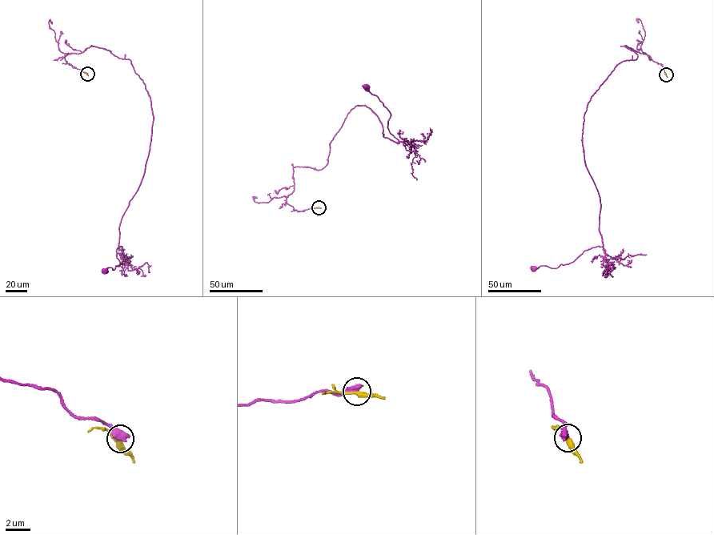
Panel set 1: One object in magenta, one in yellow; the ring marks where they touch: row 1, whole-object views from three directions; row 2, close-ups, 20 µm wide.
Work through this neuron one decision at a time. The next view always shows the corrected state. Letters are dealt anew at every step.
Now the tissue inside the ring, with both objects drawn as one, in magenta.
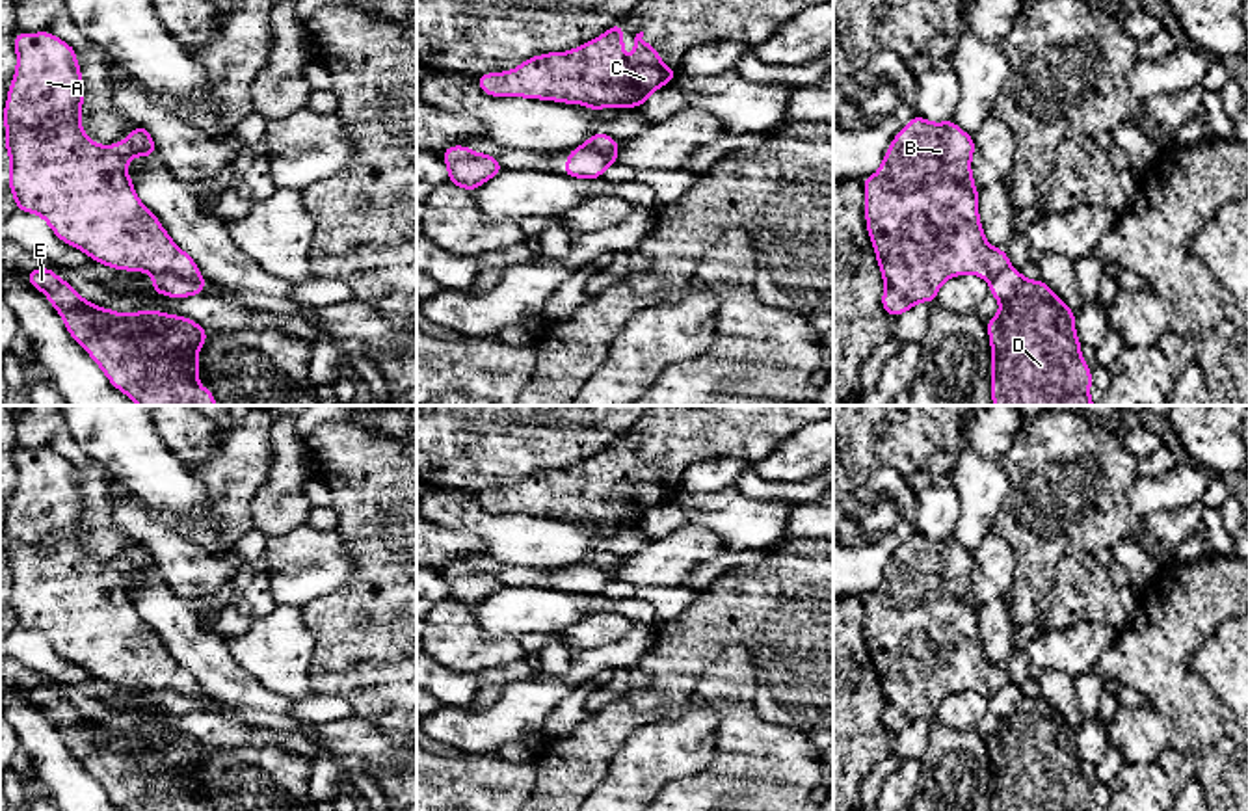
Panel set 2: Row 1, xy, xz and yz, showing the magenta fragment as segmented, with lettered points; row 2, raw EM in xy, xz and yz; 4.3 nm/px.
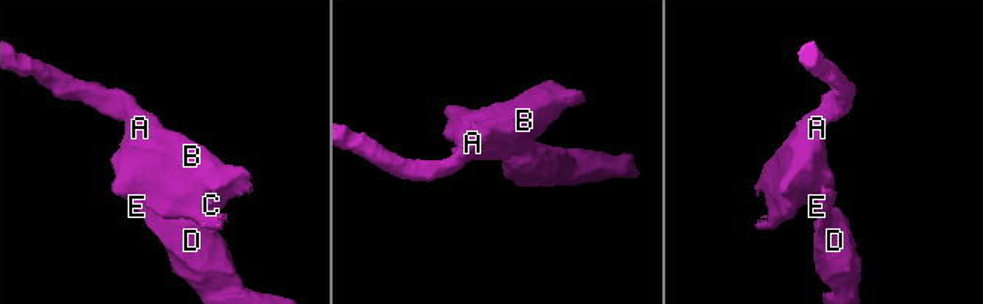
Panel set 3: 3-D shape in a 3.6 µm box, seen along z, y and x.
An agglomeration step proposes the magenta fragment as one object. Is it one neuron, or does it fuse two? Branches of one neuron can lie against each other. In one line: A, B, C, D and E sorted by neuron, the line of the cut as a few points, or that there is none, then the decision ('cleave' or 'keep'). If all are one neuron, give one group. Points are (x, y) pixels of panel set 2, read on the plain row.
A B C / D E | xy (155, 689), (199, 694) | cleave

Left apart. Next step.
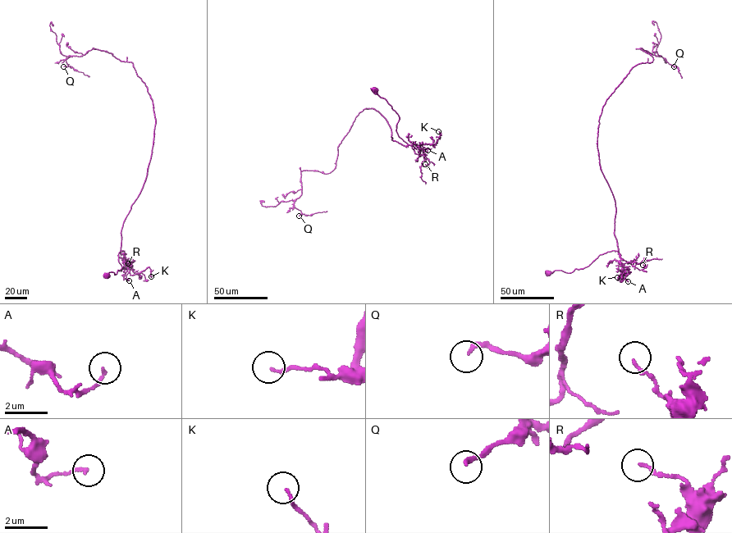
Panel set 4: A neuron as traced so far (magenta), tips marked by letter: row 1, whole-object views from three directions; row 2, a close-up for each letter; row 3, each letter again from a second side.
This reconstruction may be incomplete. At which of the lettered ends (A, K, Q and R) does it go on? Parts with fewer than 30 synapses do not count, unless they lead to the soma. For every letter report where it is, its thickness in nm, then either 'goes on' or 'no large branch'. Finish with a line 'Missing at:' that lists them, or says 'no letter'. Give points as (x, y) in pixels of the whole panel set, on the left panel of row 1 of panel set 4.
A: (129, 280) | 150 nm | no large branch
K: (151, 276) | 140 nm | no large branch
Q: (63, 66) | 200 nm | no large branch
R: (128, 263) | 150 nm | no large branch
Missing at: no letter

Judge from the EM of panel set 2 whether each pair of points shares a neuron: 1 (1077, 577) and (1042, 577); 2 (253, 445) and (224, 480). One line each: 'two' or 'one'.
1: two
2: one

